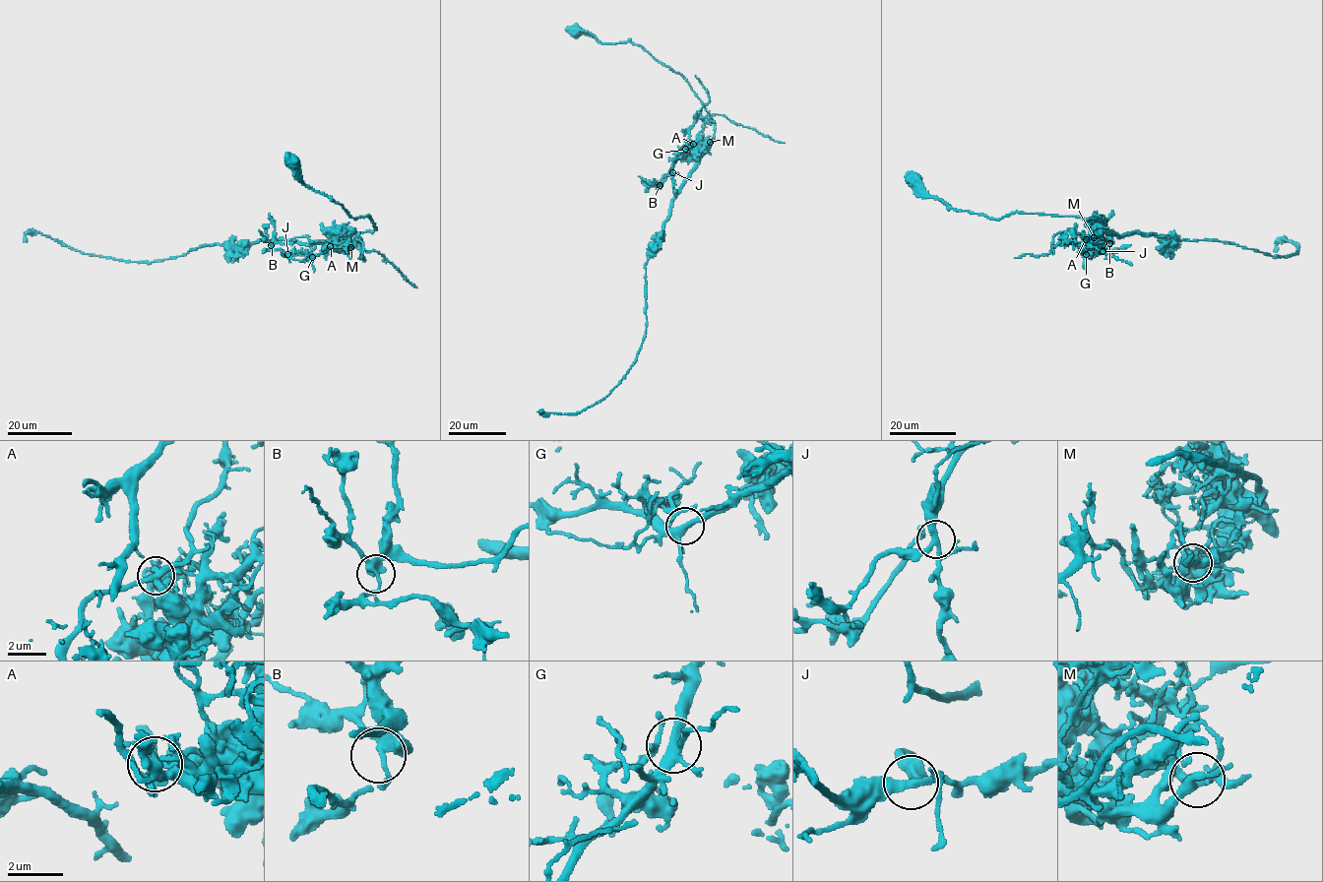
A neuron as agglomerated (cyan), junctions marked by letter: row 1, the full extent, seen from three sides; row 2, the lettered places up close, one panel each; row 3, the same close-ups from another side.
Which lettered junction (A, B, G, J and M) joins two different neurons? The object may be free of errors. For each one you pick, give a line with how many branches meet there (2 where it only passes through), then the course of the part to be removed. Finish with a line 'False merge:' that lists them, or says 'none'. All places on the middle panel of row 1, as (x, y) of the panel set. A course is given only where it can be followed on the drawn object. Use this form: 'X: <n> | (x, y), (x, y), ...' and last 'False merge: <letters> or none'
A: 4 | (692, 143), (697, 140), (703, 123), (710, 121), (708, 115), (724, 115), (738, 125), (784, 143)
False merge: A

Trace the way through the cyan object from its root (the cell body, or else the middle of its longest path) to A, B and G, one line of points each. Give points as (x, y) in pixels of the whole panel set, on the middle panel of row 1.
A: (576, 31), (601, 43), (641, 46), (680, 73), (714, 123), (714, 139), (708, 149), (697, 150), (692, 143)
B: (576, 31), (601, 43), (642, 46), (681, 74), (714, 123), (708, 149), (684, 146), (660, 185)
G: (576, 31), (641, 46), (681, 74), (715, 127), (705, 152), (697, 137), (710, 121), (698, 118), (685, 149)

